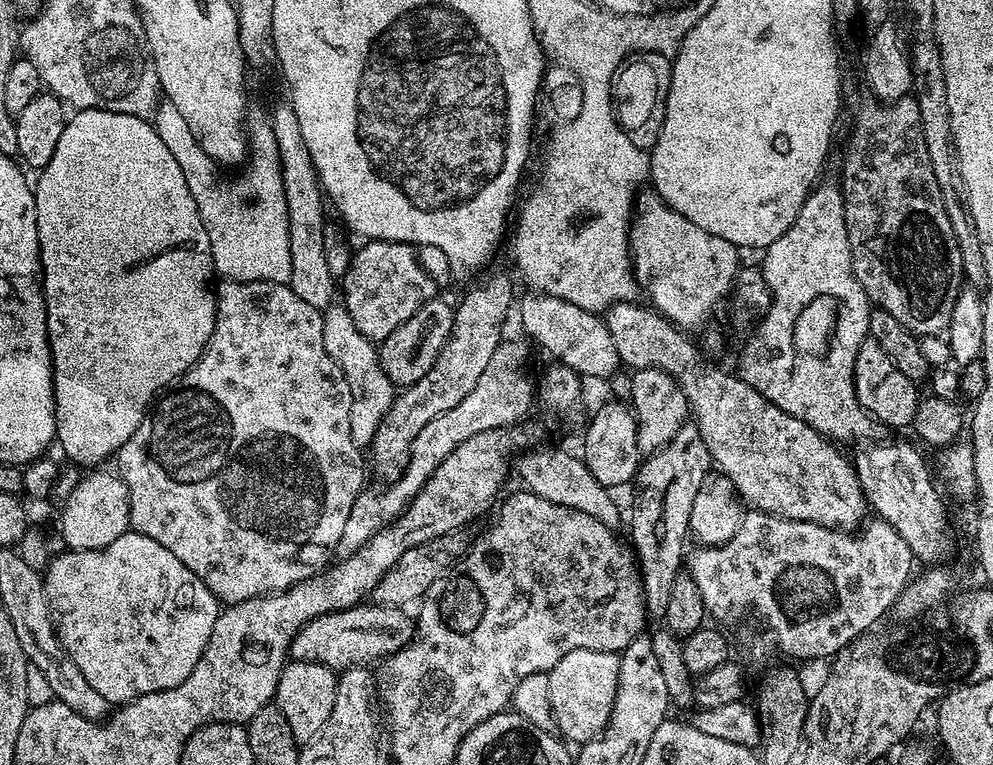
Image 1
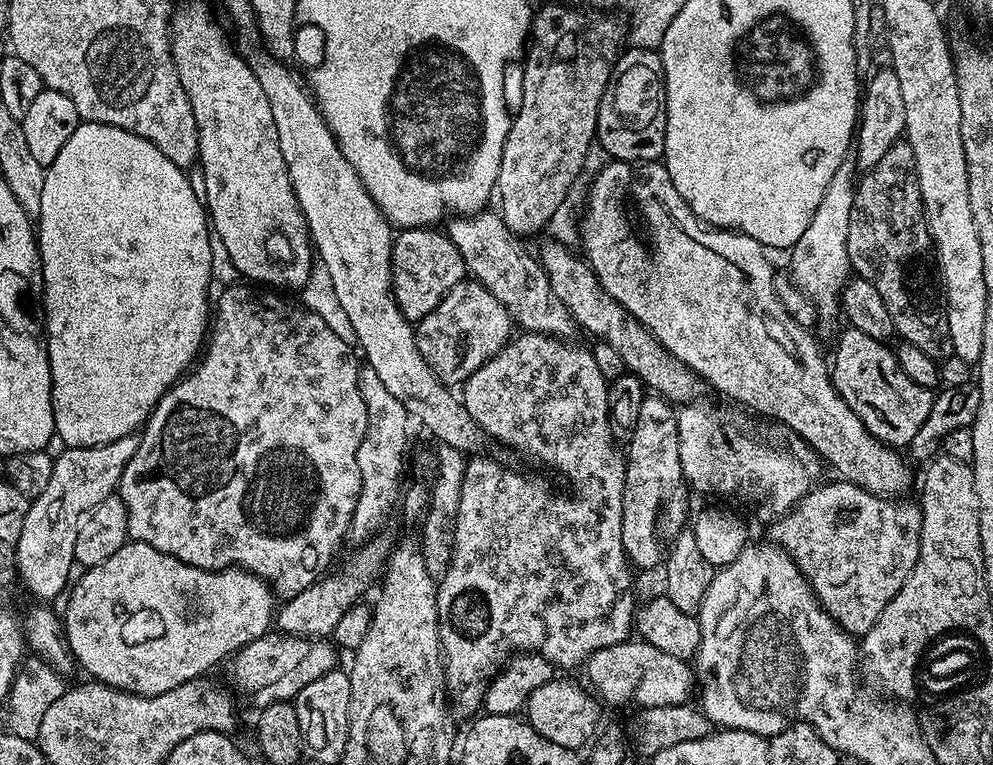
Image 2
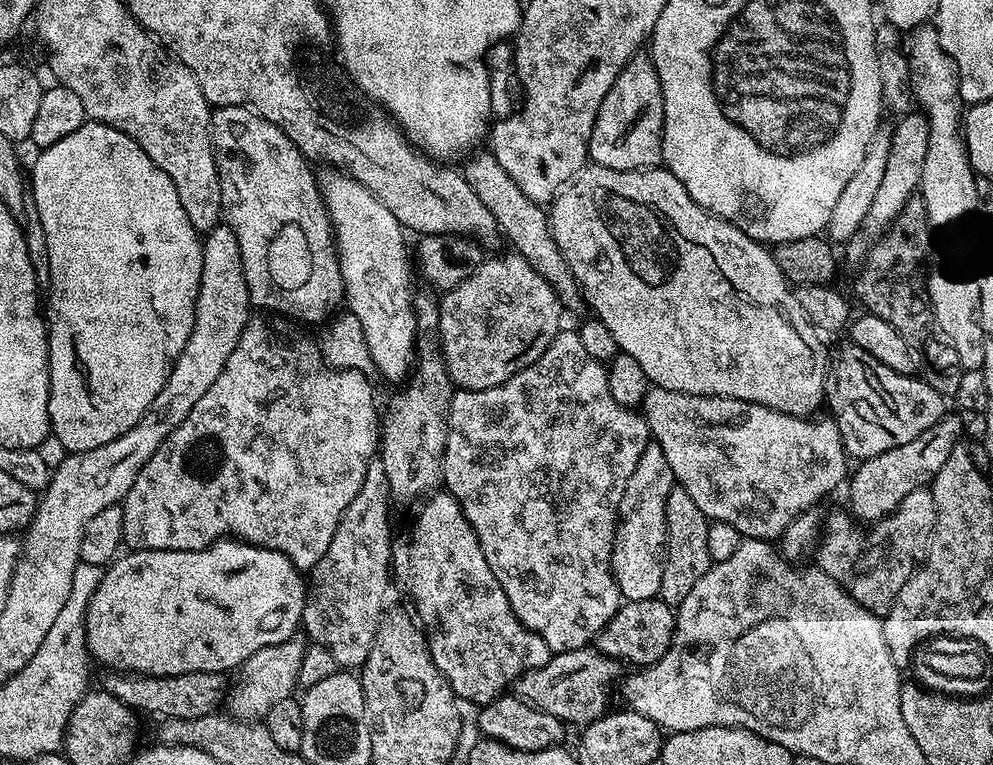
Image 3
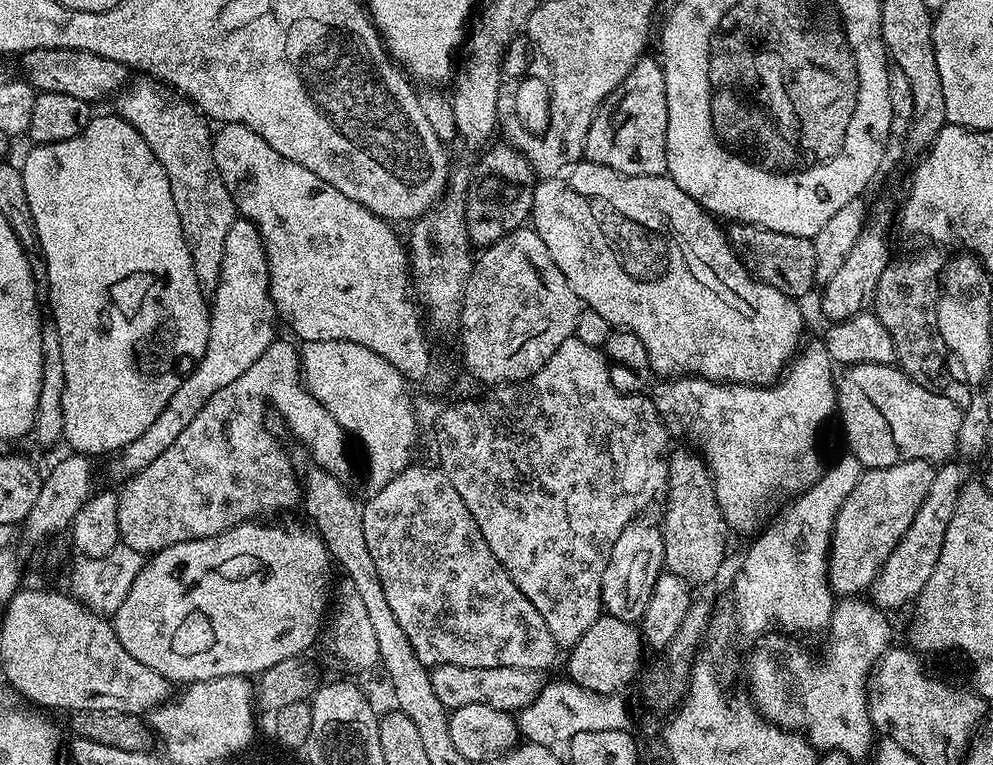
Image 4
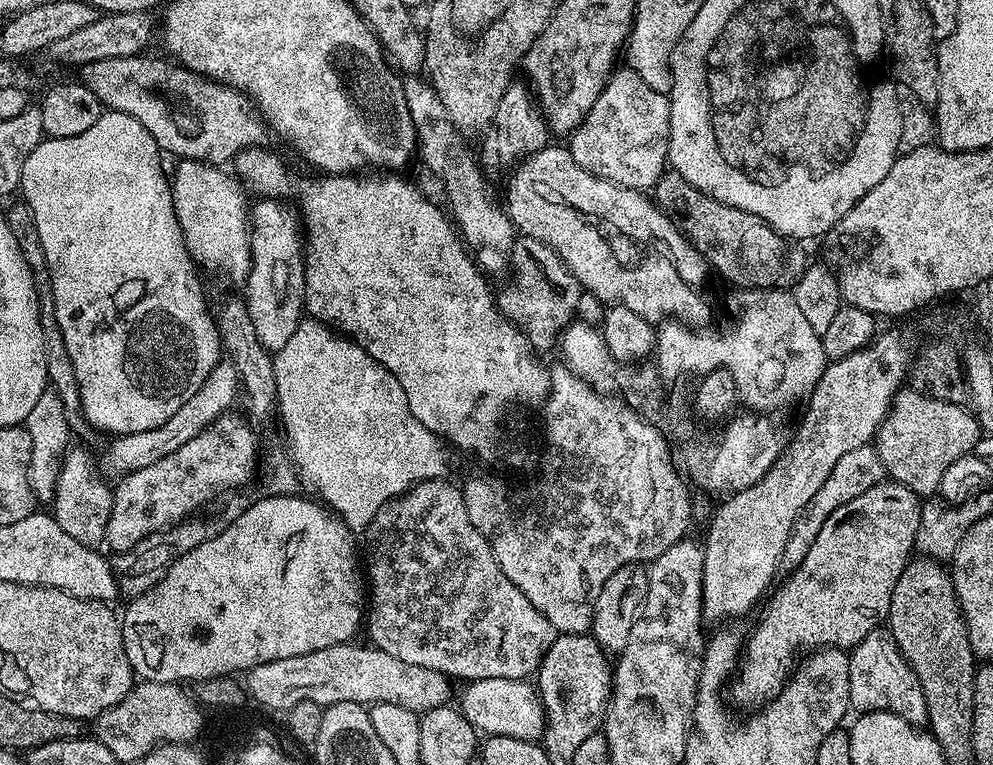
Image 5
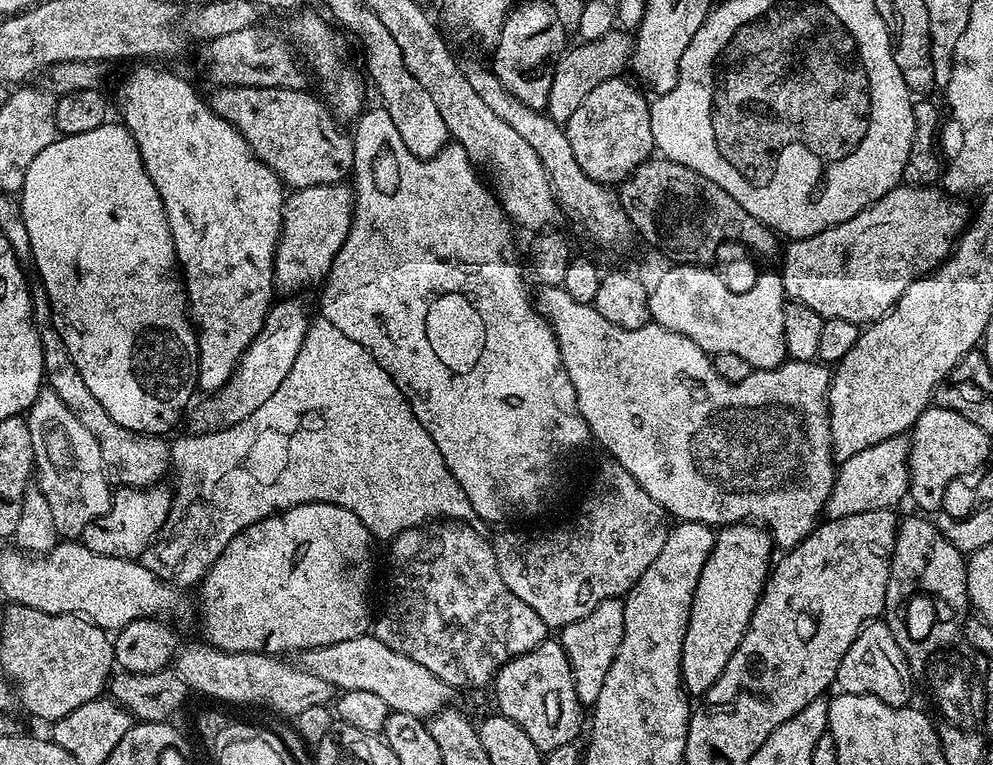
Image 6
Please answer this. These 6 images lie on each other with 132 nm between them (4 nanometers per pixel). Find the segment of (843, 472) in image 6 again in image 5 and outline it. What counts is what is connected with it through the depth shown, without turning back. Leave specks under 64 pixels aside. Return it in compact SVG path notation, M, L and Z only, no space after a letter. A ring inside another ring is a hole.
M865 446L842 454L842 459L834 466L834 470L830 470L830 478L826 478L826 482L822 482L818 494L814 494L814 498L810 498L810 502L806 502L802 514L794 522L794 526L790 530L790 538L786 542L783 567L788 570L798 567L802 558L806 558L810 546L814 546L814 538L818 538L818 534L822 530L822 522L826 522L826 518L830 518L830 514L834 514L834 510L838 510L838 506L846 506L846 502L850 502L850 498L858 498L858 494L866 494L866 490L870 490L870 486L881 483L885 476L884 467L875 447Z

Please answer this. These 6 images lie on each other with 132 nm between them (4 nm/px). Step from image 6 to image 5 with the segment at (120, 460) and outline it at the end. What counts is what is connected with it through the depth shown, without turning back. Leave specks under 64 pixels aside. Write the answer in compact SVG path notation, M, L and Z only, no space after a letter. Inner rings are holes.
M17 202L12 209L6 212L10 222L10 230L14 230L14 238L18 241L19 249L22 250L26 264L31 270L31 277L34 278L34 290L39 300L39 322L42 327L42 338L46 346L46 374L51 391L62 398L62 406L66 410L68 425L73 437L85 445L93 446L102 440L102 433L90 423L80 410L80 395L78 394L78 378L74 378L74 366L70 363L70 354L66 354L66 342L62 342L62 330L58 327L56 311L54 310L53 288L50 282L49 268L46 266L45 255L42 254L41 239L38 238L38 230L34 226L34 218L28 205Z

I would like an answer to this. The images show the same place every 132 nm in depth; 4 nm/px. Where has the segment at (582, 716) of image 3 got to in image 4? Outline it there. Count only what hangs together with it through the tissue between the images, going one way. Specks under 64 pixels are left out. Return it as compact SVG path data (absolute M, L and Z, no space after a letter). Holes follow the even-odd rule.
M453 664L435 665L430 672L431 685L438 700L449 710L462 706L486 705L496 710L519 713L537 697L546 683L545 675L520 667L460 667Z

